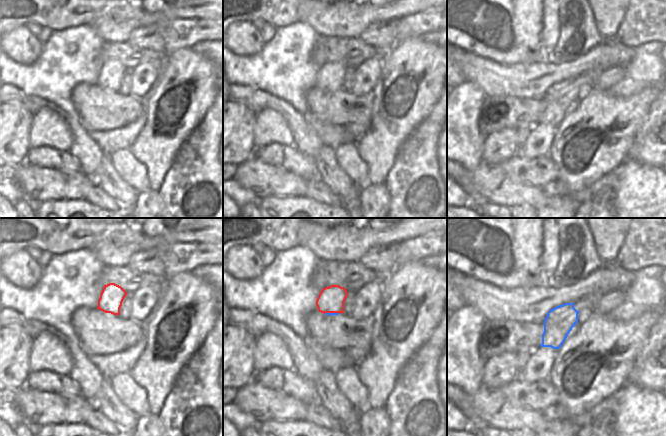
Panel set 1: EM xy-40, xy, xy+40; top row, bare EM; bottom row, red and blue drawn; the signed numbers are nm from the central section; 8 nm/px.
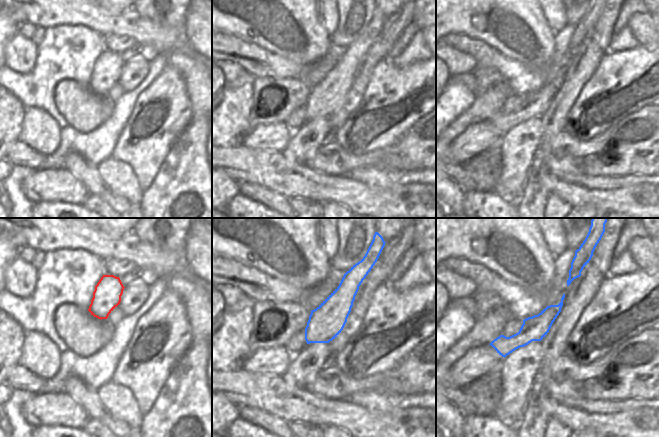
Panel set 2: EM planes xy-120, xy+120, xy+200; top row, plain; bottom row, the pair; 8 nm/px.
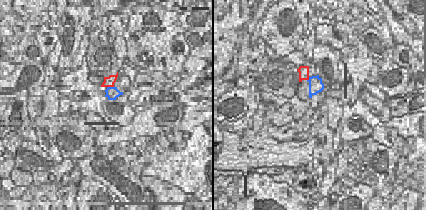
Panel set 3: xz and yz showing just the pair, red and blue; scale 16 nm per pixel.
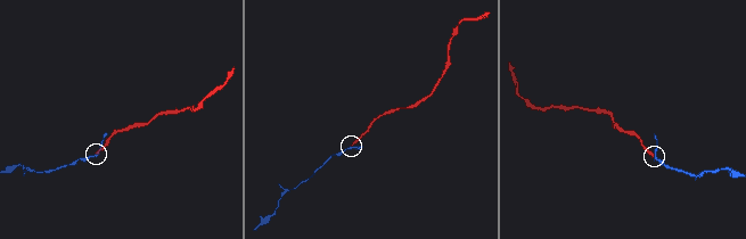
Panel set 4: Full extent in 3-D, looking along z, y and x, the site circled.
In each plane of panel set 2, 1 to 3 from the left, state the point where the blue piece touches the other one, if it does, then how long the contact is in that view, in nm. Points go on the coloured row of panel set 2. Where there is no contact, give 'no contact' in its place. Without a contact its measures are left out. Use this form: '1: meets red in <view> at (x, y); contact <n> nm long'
1: no contact
2: no contact
3: no contact

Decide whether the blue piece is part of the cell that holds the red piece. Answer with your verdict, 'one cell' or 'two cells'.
two cells

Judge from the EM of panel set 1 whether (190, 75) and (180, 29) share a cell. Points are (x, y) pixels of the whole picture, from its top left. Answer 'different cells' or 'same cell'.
different cells

